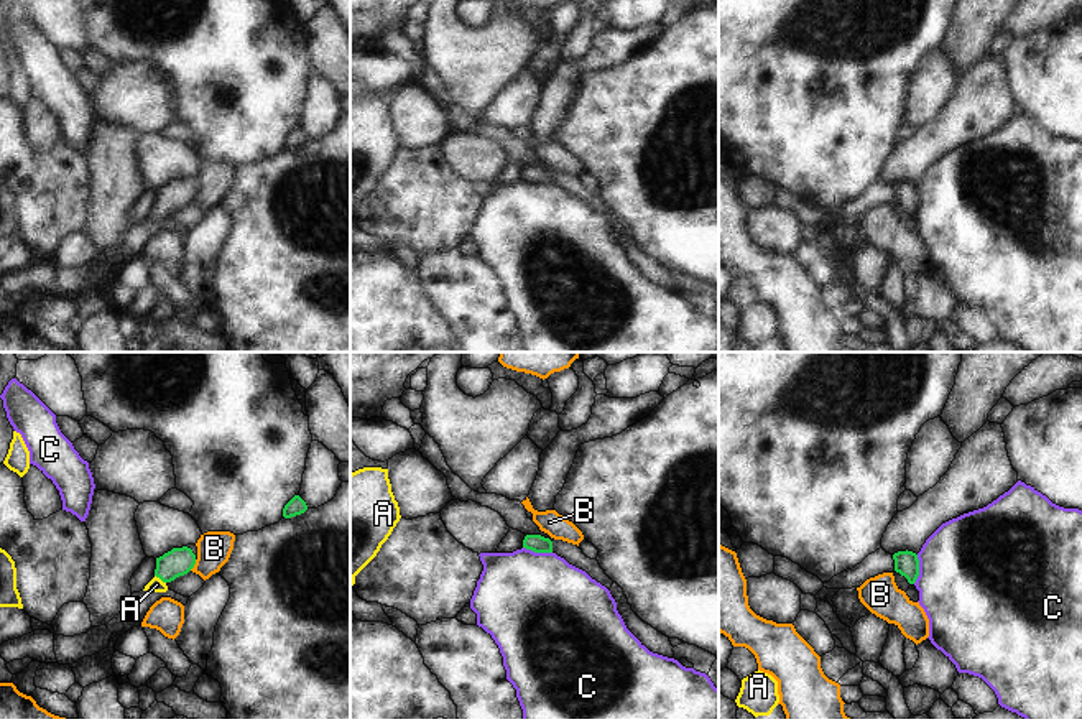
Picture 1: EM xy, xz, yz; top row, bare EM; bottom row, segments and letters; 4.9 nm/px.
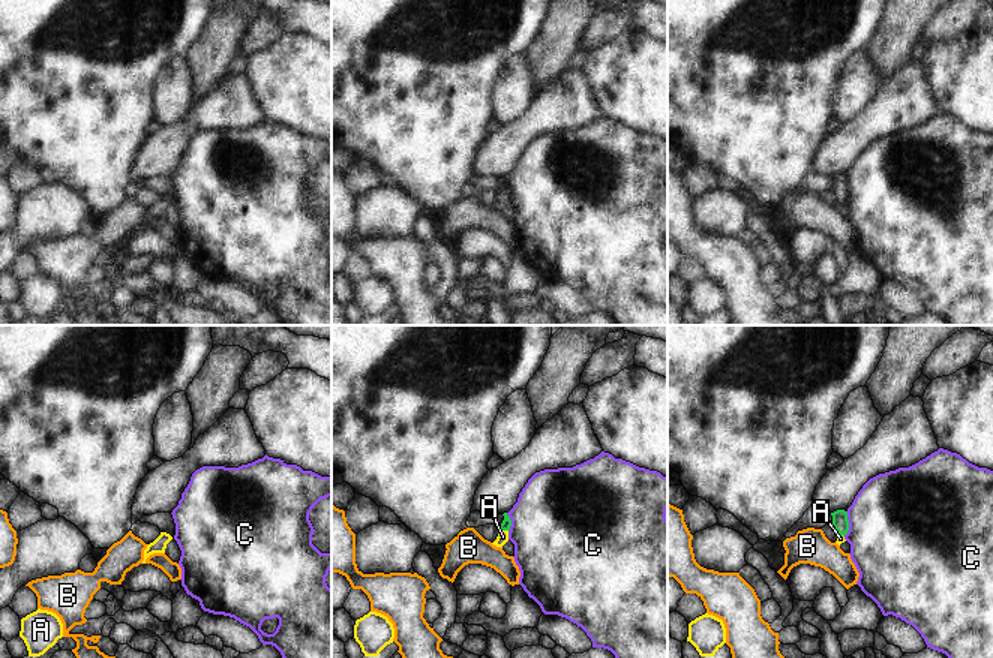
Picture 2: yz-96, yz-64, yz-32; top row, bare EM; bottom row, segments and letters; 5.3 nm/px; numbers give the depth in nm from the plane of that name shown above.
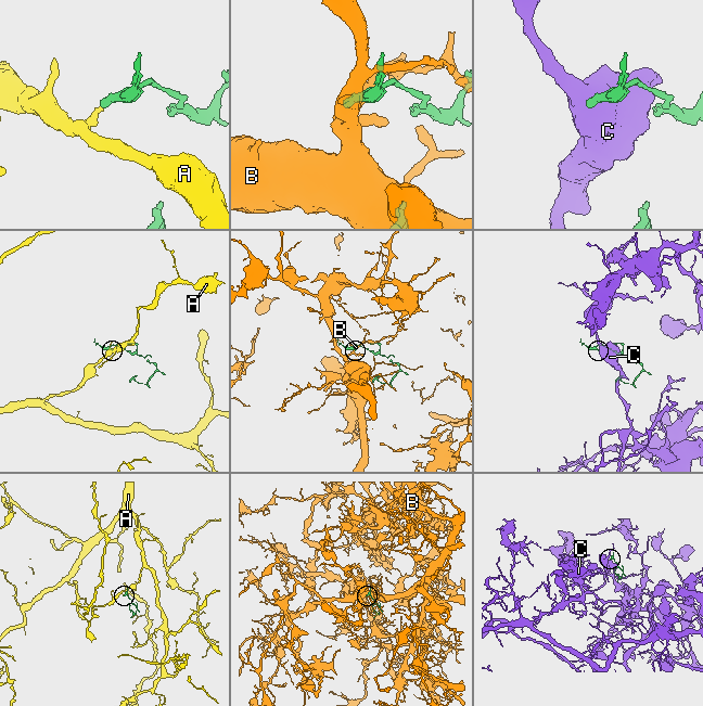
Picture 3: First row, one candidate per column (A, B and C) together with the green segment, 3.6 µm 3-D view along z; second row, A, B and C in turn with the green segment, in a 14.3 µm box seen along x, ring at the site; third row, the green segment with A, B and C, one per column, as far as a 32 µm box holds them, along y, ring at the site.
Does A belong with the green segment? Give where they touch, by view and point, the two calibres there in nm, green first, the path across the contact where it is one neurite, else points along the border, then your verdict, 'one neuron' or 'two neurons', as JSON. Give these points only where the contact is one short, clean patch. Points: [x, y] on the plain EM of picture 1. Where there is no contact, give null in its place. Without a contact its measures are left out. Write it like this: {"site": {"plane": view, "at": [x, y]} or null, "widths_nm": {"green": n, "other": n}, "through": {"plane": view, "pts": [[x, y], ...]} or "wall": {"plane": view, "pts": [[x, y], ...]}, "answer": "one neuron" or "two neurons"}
{"site": {"plane": "xy", "at": [160, 209]}, "widths_nm": {"green": 140, "other": 70}, "through": {"plane": "xy", "pts": [[178, 193], [160, 209], [157, 216]]}, "answer": "one neuron"}

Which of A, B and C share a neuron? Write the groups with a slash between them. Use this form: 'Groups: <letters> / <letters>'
Groups: A / B / C.

